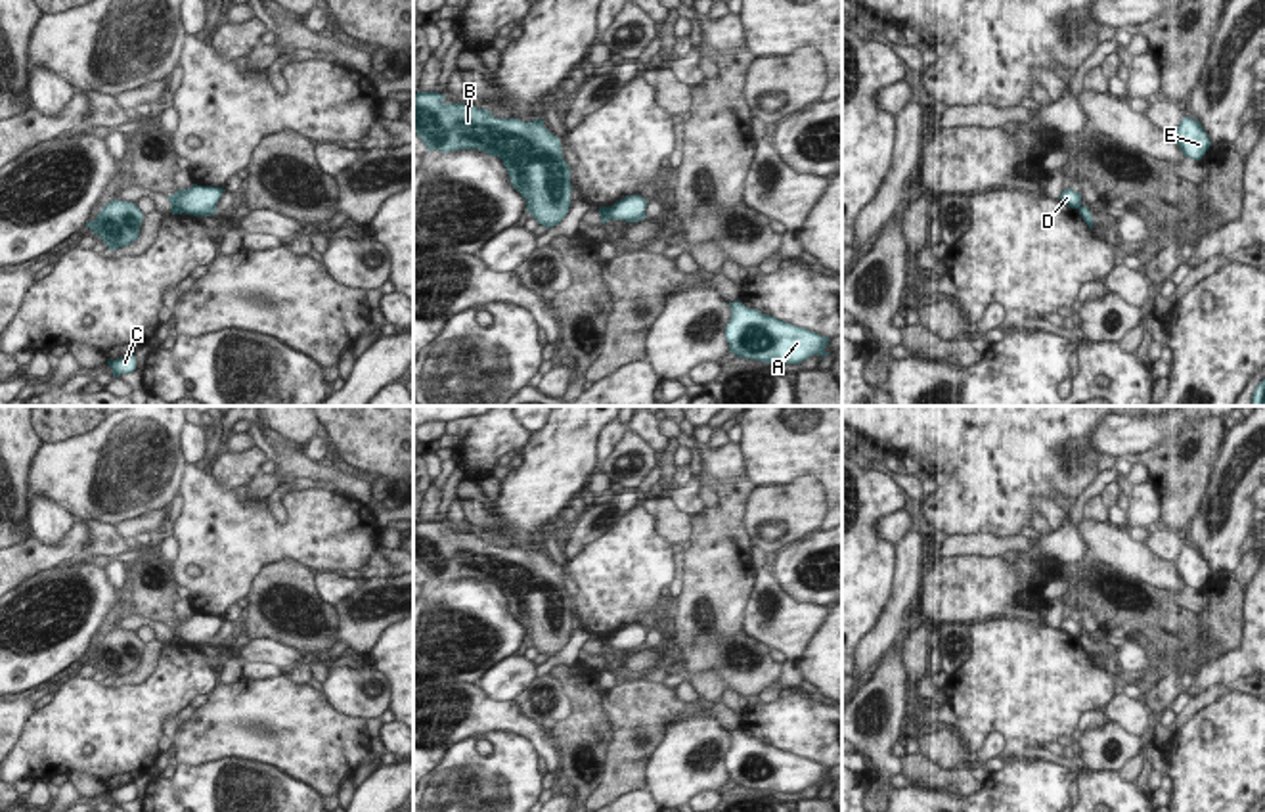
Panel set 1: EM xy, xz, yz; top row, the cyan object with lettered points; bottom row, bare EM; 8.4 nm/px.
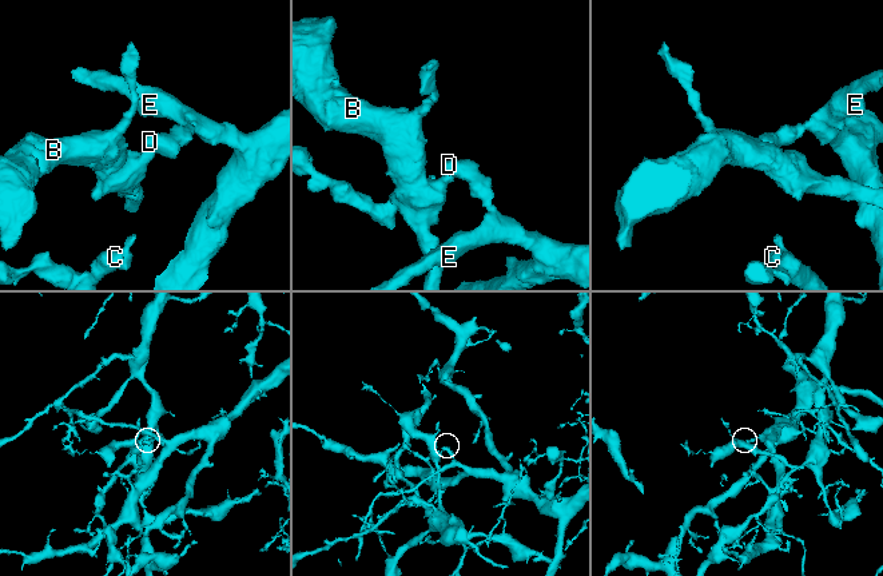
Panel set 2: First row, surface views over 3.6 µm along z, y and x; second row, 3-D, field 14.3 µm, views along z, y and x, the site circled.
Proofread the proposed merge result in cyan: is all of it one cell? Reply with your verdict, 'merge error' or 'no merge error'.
merge error

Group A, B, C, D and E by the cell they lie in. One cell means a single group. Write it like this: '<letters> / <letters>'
A C D E / B

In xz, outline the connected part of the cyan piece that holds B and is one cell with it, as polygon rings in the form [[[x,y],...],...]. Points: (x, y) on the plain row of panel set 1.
[[[438,521],[413,525],[413,561],[427,580],[478,578],[499,586],[532,647],[547,659],[559,653],[568,642],[572,622],[561,567],[542,548],[498,548],[488,538],[444,529]]]

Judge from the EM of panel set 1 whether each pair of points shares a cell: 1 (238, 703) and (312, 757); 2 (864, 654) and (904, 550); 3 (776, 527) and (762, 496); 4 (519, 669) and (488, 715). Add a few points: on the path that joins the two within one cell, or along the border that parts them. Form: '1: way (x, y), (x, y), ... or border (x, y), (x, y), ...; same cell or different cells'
1: way (257, 721), (274, 721), (293, 738); same cell
2: way (887, 629), (902, 602), (906, 575); same cell
3: way (776, 519), (768, 504); same cell
4: border (477, 686), (494, 699), (511, 701); different cells

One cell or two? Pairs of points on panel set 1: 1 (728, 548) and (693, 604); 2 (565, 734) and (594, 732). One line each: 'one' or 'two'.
1: one
2: one

